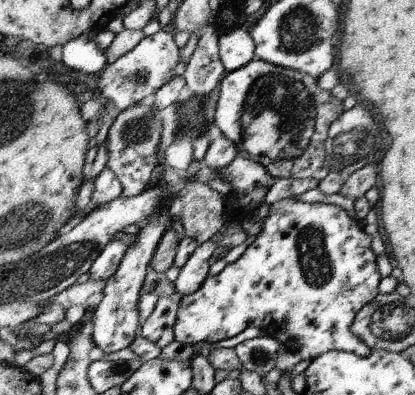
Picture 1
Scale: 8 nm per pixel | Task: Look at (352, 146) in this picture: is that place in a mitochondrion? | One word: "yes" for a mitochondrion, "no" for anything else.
yes

